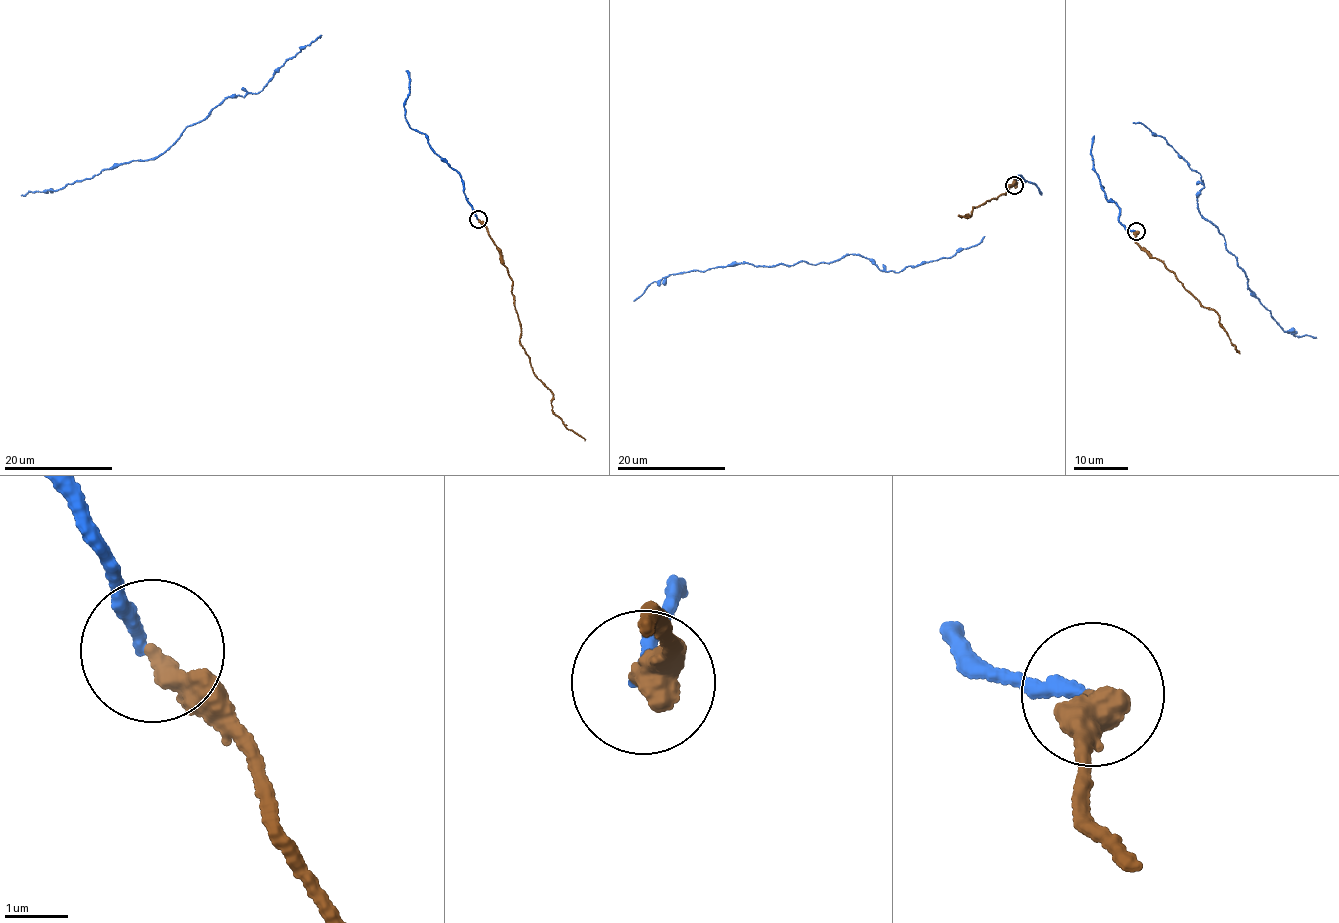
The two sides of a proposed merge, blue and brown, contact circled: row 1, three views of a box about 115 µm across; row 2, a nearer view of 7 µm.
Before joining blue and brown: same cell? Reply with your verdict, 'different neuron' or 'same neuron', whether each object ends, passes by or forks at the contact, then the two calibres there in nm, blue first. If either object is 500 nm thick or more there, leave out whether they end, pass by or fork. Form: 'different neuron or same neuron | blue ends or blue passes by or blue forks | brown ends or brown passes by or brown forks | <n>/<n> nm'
same neuron | blue ends | brown ends | 200/320 nm

